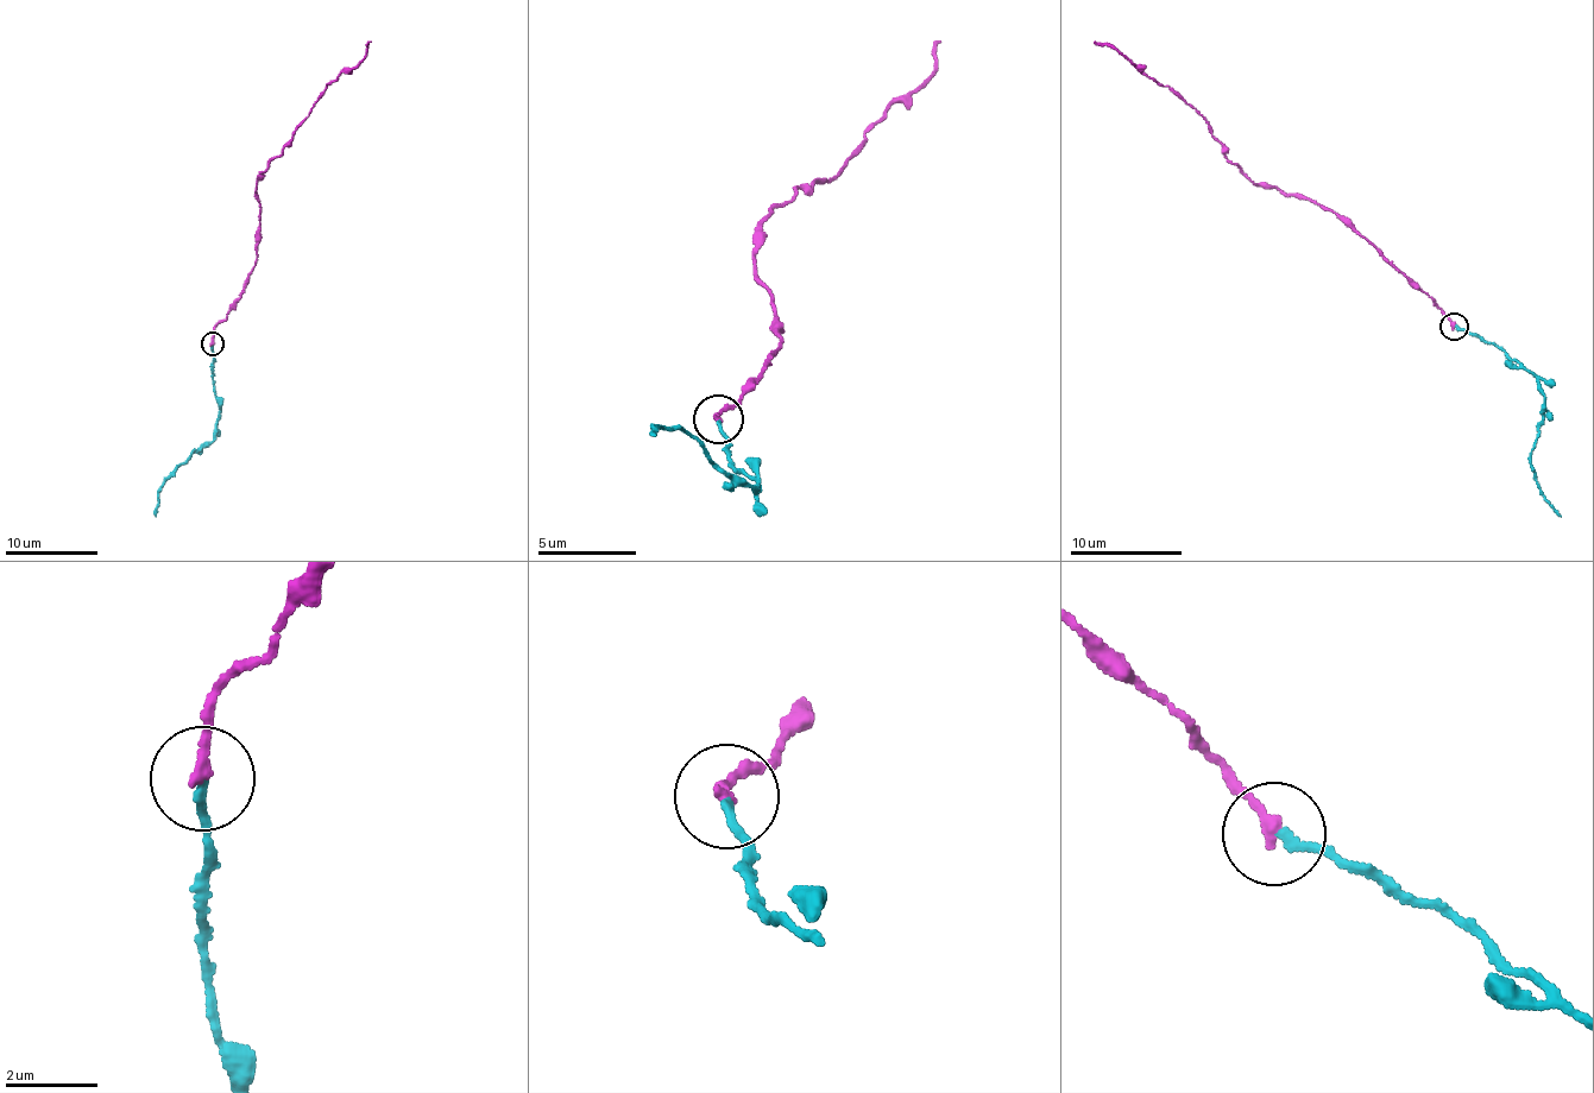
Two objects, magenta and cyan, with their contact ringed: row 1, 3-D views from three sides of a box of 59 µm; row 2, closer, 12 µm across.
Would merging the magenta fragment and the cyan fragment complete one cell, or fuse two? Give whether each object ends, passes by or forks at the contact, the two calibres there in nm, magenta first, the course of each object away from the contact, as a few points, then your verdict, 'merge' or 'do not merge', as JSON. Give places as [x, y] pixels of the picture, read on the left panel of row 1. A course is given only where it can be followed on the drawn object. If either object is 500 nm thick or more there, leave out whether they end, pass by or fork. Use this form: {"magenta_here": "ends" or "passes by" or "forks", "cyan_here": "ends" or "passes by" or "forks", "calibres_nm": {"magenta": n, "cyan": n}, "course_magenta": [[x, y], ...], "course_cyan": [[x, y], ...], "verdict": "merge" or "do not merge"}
{"magenta_here": "ends", "cyan_here": "ends", "calibres_nm": {"magenta": 220, "cyan": 160}, "course_magenta": [[212, 343], [213, 332], [241, 295], [257, 259], [260, 172], [281, 156], [327, 83], [364, 57], [370, 40]], "course_cyan": [[212, 343], [219, 408], [215, 435], [175, 471], [159, 492], [155, 516]], "verdict": "merge"}

